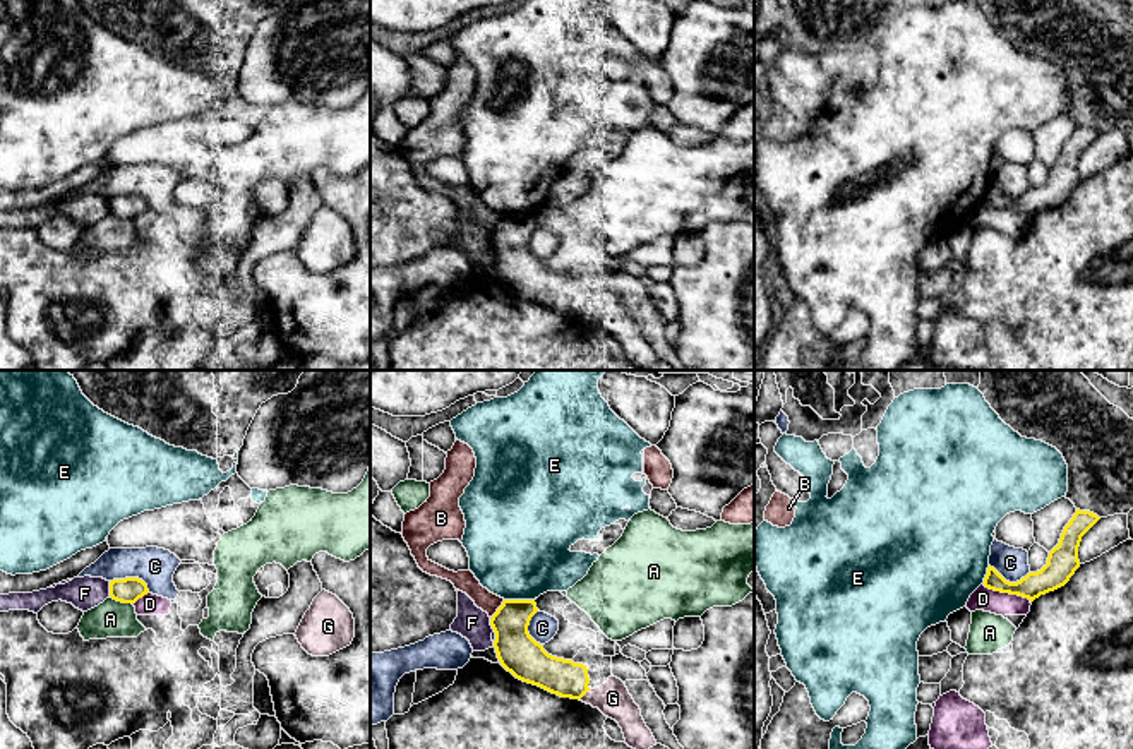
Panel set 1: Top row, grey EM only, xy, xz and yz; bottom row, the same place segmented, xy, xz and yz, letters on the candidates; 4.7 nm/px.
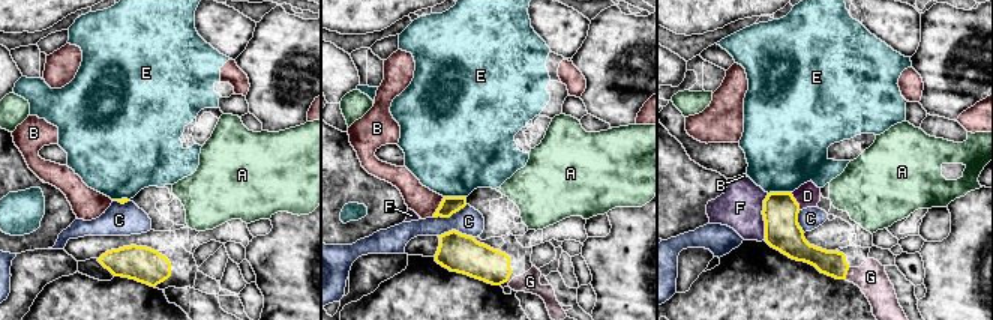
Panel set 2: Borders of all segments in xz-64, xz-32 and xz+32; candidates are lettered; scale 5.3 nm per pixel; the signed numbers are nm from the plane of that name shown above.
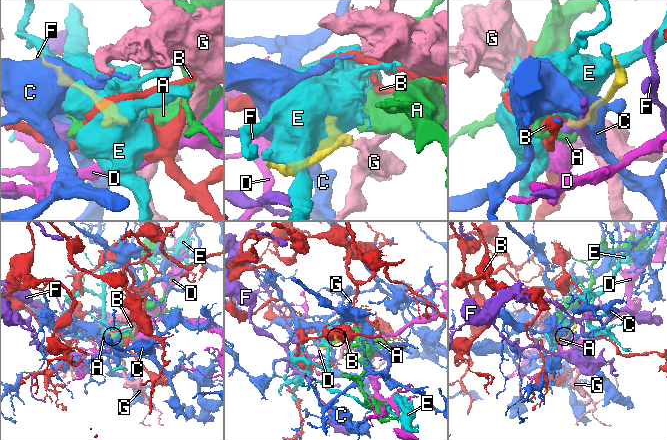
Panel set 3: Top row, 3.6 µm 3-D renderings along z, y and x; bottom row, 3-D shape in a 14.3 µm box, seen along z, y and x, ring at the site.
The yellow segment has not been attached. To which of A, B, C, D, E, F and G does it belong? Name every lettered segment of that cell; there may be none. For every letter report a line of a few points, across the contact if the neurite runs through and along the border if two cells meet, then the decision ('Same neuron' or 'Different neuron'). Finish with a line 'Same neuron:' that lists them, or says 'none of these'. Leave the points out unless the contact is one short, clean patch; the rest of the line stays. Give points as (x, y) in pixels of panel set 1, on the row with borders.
A: Line: xy (110, 595), (131, 604). Different neuron
B: Line: xz (504, 600), (491, 619). Different neuron
C: Line: xy (110, 581), (139, 578), (149, 592). Different neuron
D: Line: yz (983, 585), (1031, 600). Different neuron
E: Different neuron
F: Different neuron
G: Same neuron
Same neuron: G

